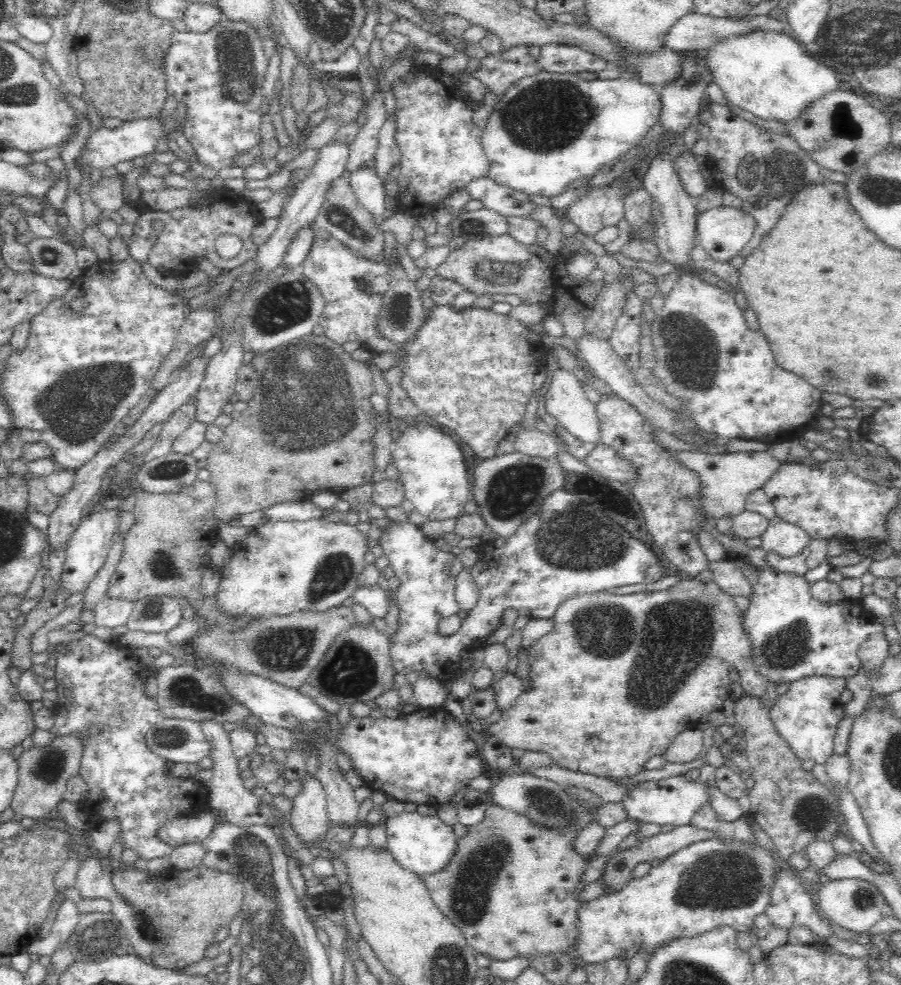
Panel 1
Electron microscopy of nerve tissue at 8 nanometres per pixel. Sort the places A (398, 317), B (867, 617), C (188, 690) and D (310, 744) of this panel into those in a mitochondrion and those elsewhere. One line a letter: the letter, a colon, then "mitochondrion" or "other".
A: mitochondrion
B: other
C: mitochondrion
D: other

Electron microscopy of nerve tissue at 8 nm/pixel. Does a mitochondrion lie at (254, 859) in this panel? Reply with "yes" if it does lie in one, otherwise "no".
yes

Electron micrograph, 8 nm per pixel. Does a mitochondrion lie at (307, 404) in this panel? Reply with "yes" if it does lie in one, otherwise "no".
yes

